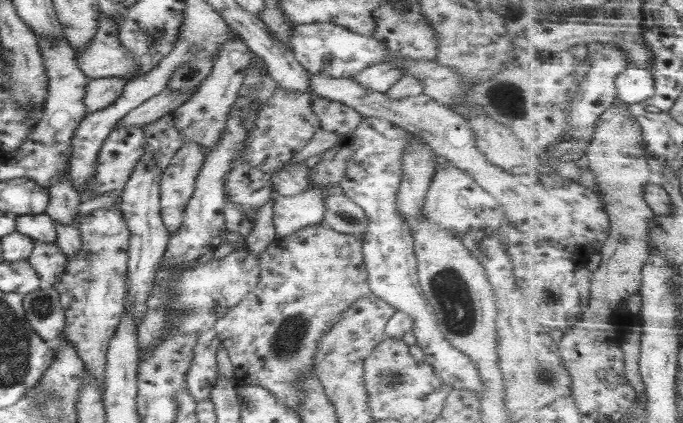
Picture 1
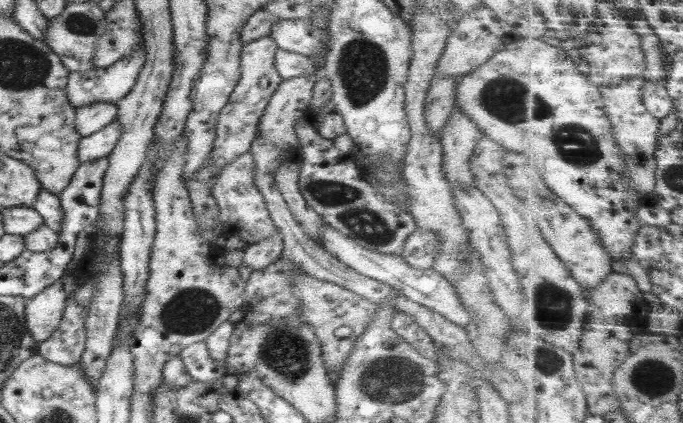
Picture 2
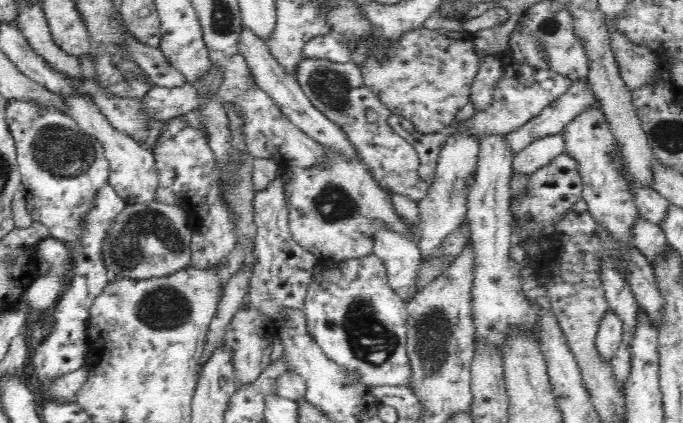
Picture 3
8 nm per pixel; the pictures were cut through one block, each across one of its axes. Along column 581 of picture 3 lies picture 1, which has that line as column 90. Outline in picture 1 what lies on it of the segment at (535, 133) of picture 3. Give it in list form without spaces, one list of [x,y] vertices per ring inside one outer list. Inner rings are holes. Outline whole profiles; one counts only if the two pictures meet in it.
[[[120,77],[91,79],[84,93],[84,107],[87,114],[100,112],[111,106],[112,102],[116,102],[126,82],[126,79]]]

